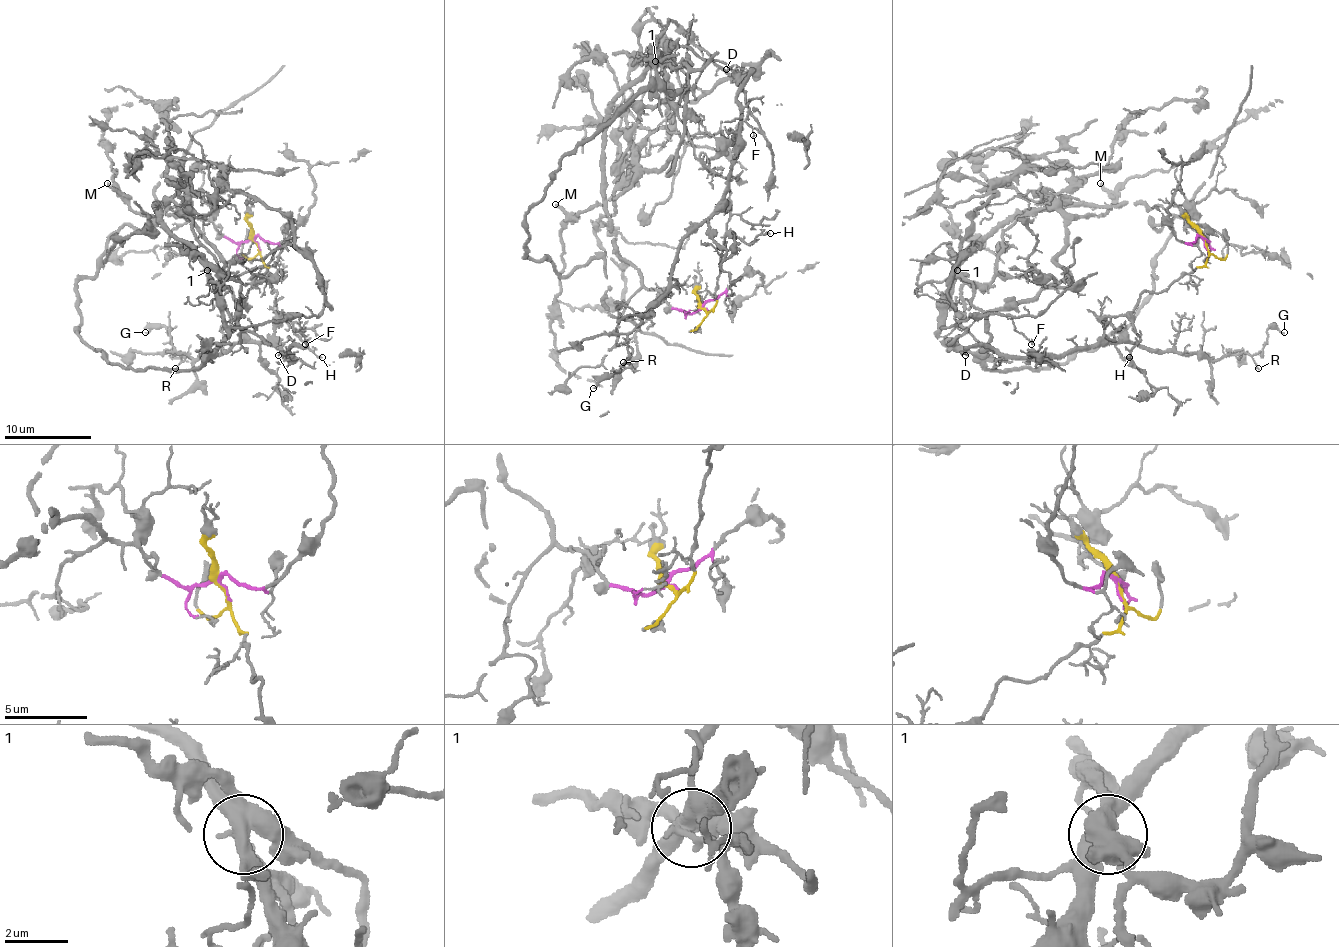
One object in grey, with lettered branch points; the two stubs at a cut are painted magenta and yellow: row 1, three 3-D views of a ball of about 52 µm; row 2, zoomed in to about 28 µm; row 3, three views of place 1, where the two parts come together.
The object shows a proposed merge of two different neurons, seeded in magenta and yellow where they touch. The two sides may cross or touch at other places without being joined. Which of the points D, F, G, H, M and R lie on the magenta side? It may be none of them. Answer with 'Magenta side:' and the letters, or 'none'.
Magenta side: F, M

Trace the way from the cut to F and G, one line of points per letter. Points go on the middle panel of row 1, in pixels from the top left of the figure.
F: (703, 308), (677, 311), (616, 251), (605, 208), (607, 107), (662, 53), (690, 46), (734, 72), (754, 136)
G: (703, 308), (714, 306), (730, 212), (721, 208), (682, 243), (671, 289), (627, 337), (627, 359), (592, 387)

